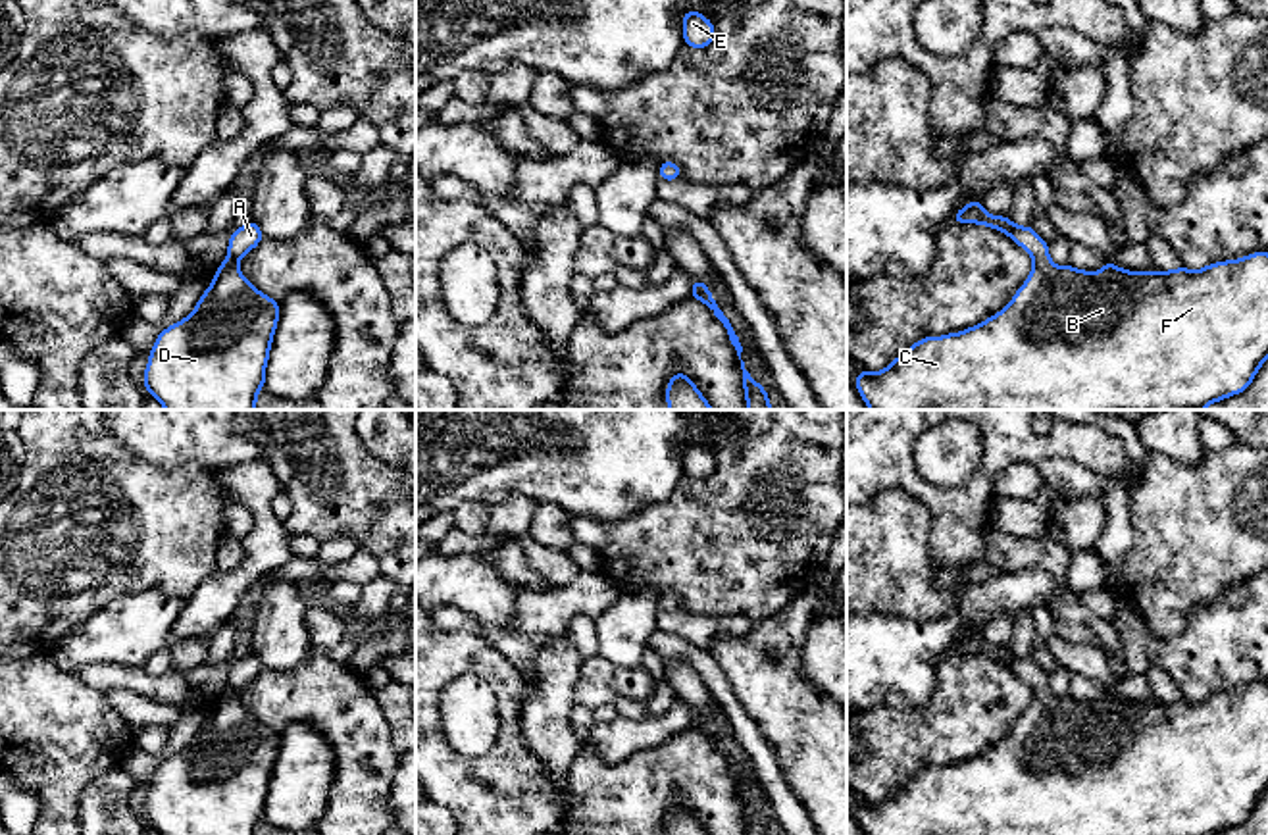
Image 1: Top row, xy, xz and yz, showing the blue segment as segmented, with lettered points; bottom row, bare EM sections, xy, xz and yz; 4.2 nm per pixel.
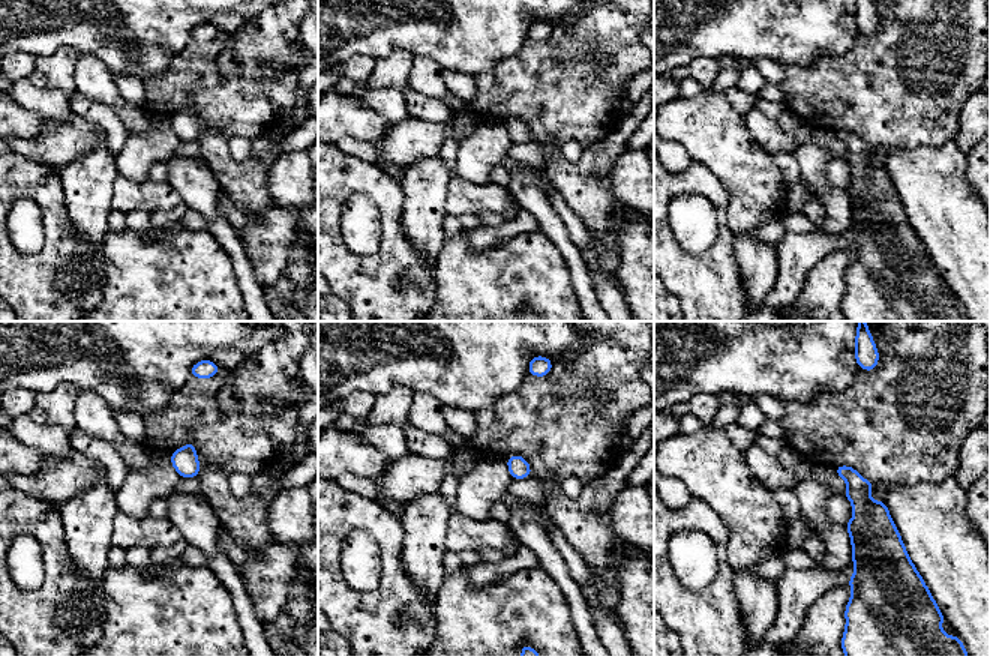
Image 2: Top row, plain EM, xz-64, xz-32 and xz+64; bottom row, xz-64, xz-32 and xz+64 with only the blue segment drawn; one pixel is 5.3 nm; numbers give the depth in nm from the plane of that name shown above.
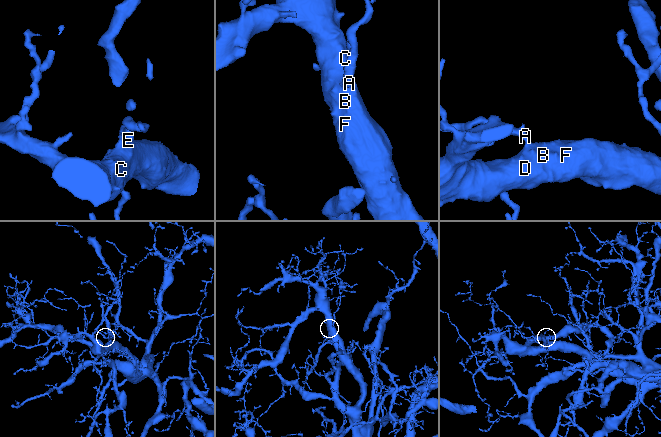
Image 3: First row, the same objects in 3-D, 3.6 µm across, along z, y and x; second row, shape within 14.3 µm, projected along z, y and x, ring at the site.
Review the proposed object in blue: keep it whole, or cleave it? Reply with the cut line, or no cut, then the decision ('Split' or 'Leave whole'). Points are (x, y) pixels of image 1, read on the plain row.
No split. Leave whole

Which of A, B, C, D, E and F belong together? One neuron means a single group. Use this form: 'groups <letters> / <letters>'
groups A B C D E F

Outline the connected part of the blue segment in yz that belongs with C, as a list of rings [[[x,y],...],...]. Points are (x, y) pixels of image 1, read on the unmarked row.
[[[972,631],[952,646],[952,654],[977,654],[1006,664],[1018,677],[1027,681],[1033,700],[1016,721],[1010,735],[989,750],[943,768],[926,768],[914,773],[904,787],[897,787],[883,802],[860,802],[854,816],[866,835],[1214,835],[1249,820],[1258,798],[1268,791],[1268,683],[1255,683],[1239,691],[1216,693],[1199,702],[1178,698],[1172,702],[1126,702],[1104,693],[1099,704],[1054,696],[1049,675],[1035,660],[1014,656],[1008,646],[989,646],[983,633]]]

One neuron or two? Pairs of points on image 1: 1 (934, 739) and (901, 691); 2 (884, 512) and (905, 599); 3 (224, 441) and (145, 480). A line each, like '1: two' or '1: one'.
1: two
2: one
3: two

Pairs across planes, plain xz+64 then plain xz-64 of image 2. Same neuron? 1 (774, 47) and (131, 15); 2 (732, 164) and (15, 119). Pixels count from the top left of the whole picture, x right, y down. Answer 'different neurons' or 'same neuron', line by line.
1: same neuron
2: same neuron

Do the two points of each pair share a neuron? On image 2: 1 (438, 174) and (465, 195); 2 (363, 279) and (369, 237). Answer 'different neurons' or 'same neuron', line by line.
1: different neurons
2: different neurons

